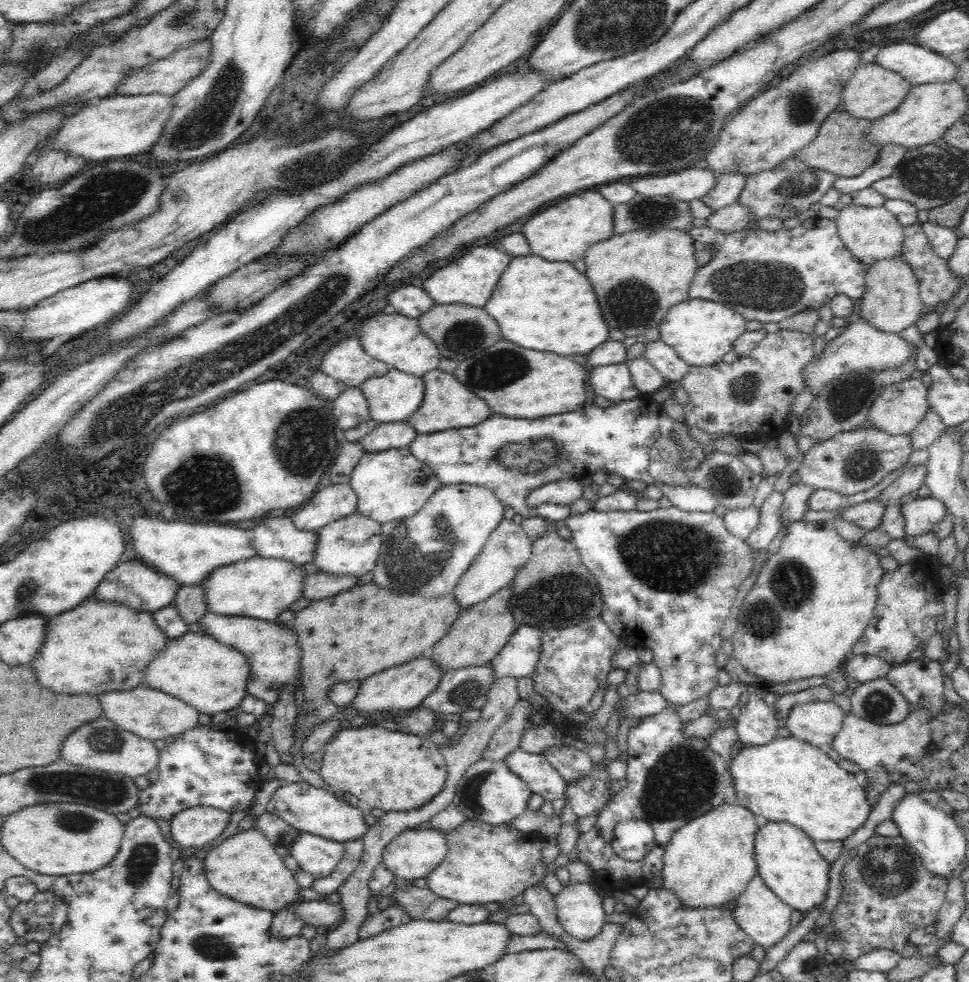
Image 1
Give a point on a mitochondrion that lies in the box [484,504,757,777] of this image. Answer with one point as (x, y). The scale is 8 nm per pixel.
(670, 557)

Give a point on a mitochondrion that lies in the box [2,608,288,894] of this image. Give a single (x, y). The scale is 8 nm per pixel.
(110, 792)

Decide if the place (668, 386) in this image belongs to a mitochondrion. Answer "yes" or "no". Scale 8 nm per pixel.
no

